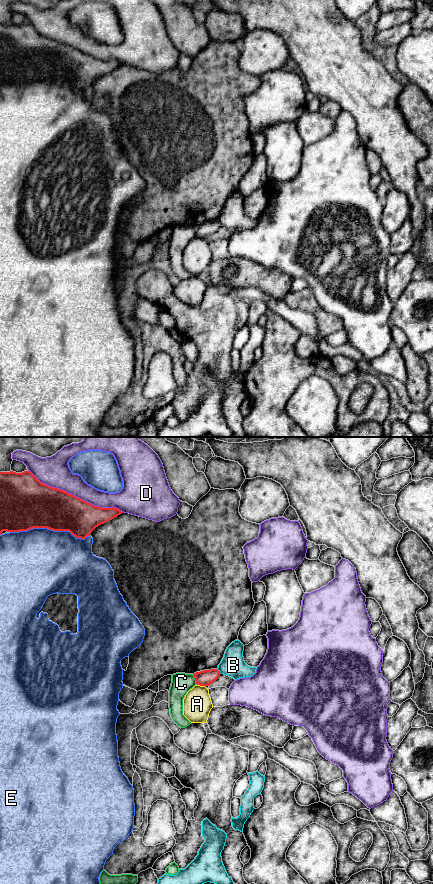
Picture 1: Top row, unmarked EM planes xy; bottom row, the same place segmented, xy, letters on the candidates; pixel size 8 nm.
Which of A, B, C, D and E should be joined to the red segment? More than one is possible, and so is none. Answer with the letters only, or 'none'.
none

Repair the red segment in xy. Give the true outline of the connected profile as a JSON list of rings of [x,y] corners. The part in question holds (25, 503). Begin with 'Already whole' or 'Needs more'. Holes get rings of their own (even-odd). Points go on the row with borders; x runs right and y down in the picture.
Already whole. [[[30,471],[0,472],[0,535],[3,531],[47,528],[69,531],[76,538],[85,539],[96,527],[122,513],[117,508],[94,506],[68,492],[43,484]]]

